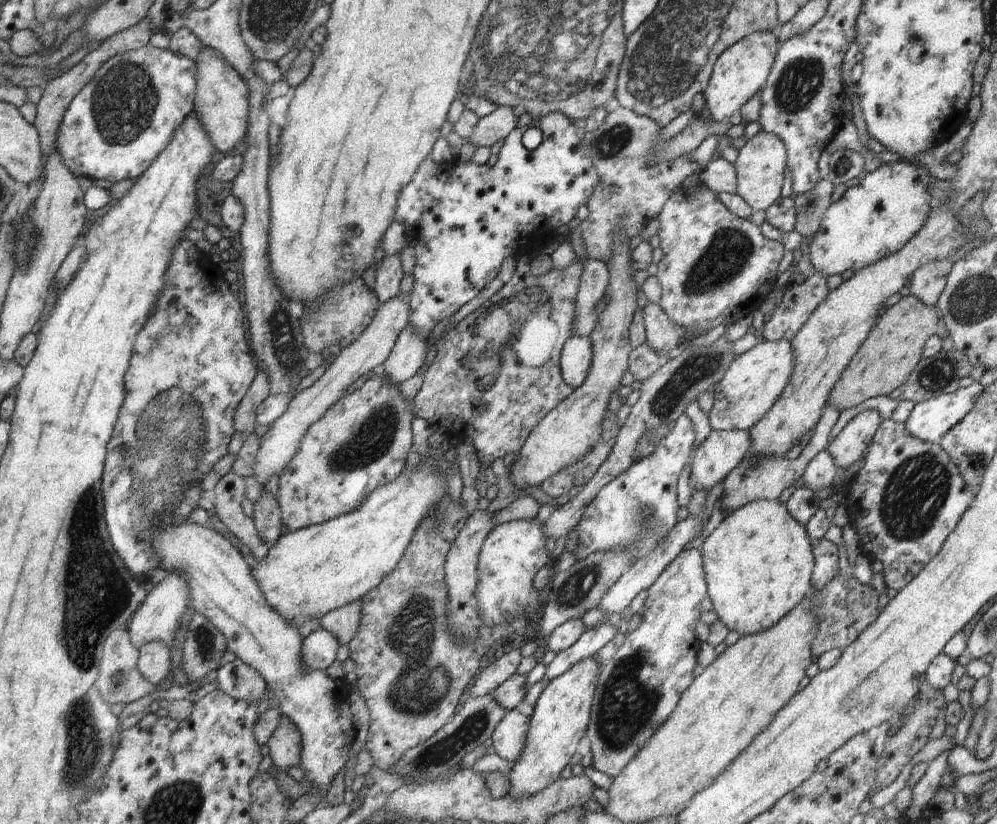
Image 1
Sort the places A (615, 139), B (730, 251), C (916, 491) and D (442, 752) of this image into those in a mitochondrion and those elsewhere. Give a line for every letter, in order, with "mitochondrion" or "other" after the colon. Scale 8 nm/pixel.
A: mitochondrion
B: mitochondrion
C: mitochondrion
D: mitochondrion

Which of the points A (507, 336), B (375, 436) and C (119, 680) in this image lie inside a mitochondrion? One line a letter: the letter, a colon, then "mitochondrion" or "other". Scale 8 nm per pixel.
A: mitochondrion
B: mitochondrion
C: mitochondrion

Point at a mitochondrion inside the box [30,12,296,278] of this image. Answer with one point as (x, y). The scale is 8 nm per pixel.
(125, 101)

